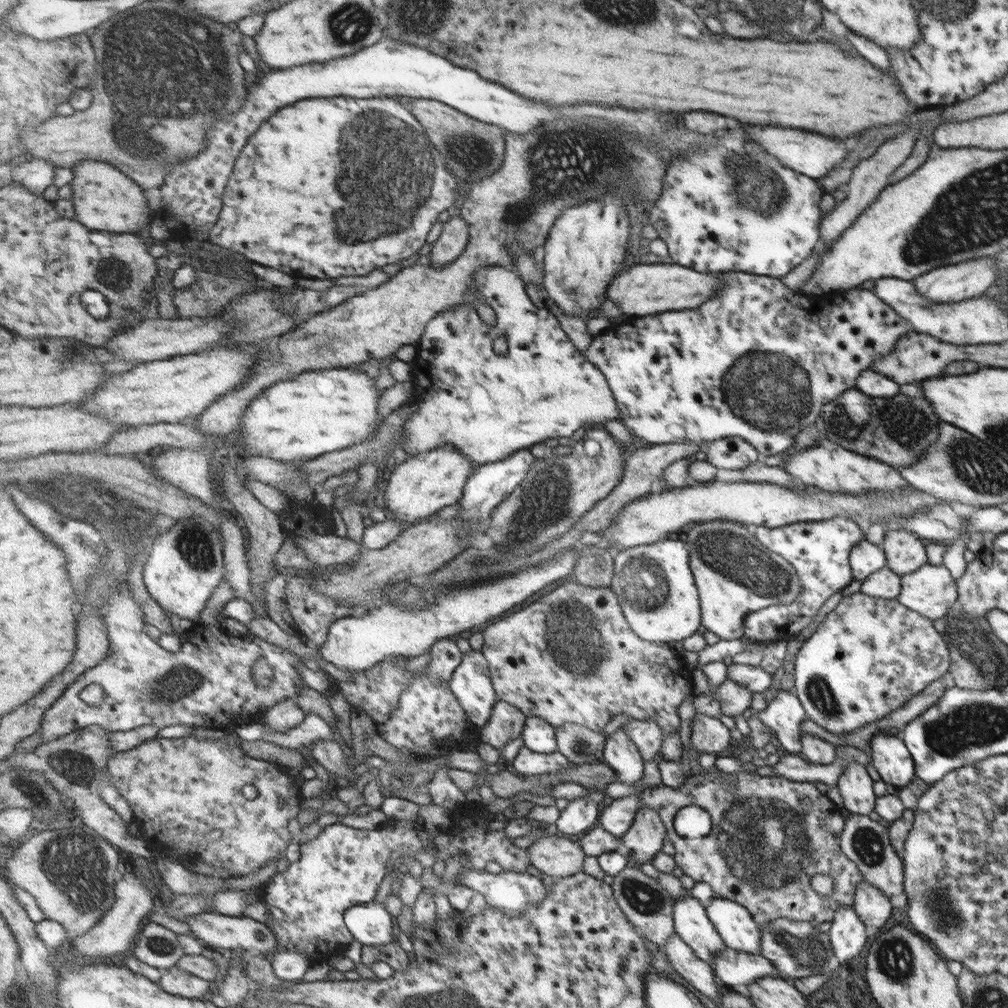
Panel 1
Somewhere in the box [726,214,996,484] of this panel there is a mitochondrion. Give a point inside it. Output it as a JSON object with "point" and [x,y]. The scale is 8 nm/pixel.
{"point":[906,426]}

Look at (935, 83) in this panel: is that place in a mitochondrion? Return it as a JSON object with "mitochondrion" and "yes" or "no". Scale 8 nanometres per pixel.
{"mitochondrion":"no"}

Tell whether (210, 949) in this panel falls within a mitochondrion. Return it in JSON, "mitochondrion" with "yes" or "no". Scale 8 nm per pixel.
{"mitochondrion":"no"}

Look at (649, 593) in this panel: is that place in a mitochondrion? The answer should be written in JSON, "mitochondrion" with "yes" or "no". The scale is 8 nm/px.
{"mitochondrion":"yes"}

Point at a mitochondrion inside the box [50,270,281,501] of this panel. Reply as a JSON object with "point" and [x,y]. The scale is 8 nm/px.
{"point":[70,350]}

